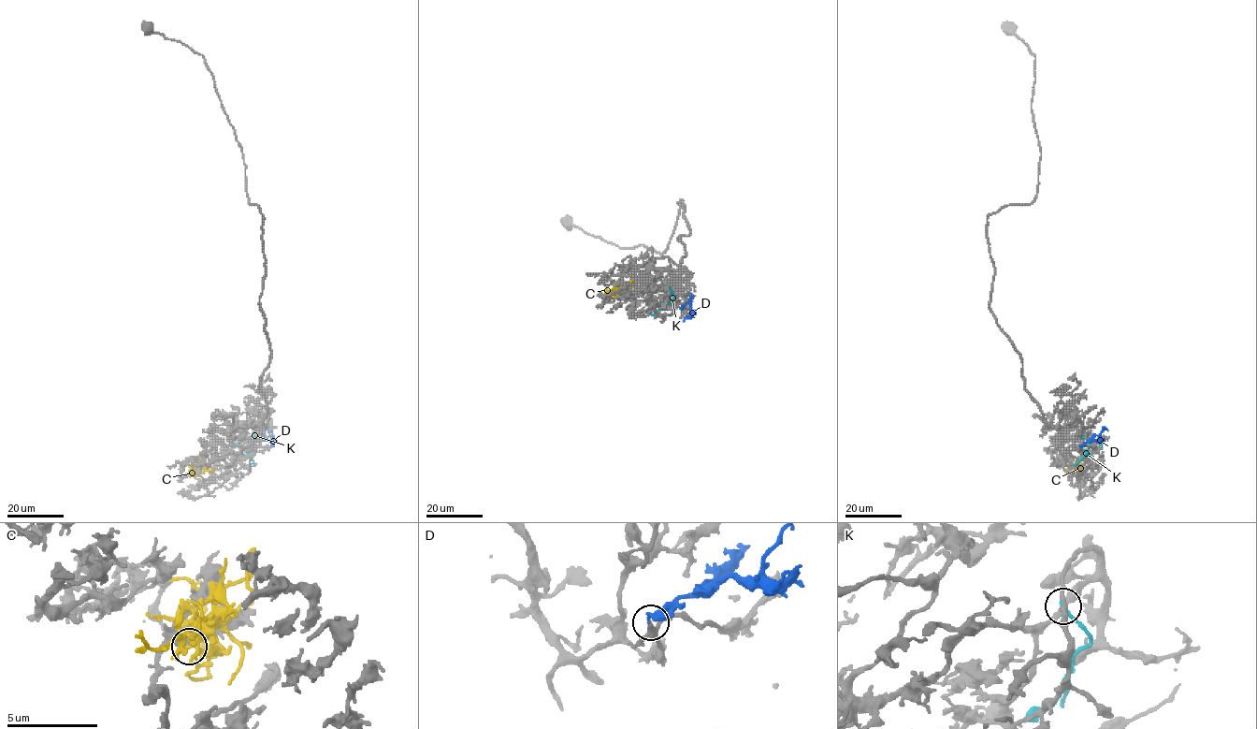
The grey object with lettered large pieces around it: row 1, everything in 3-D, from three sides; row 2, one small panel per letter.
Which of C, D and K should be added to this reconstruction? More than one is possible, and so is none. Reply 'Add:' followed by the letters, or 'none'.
Add: D

